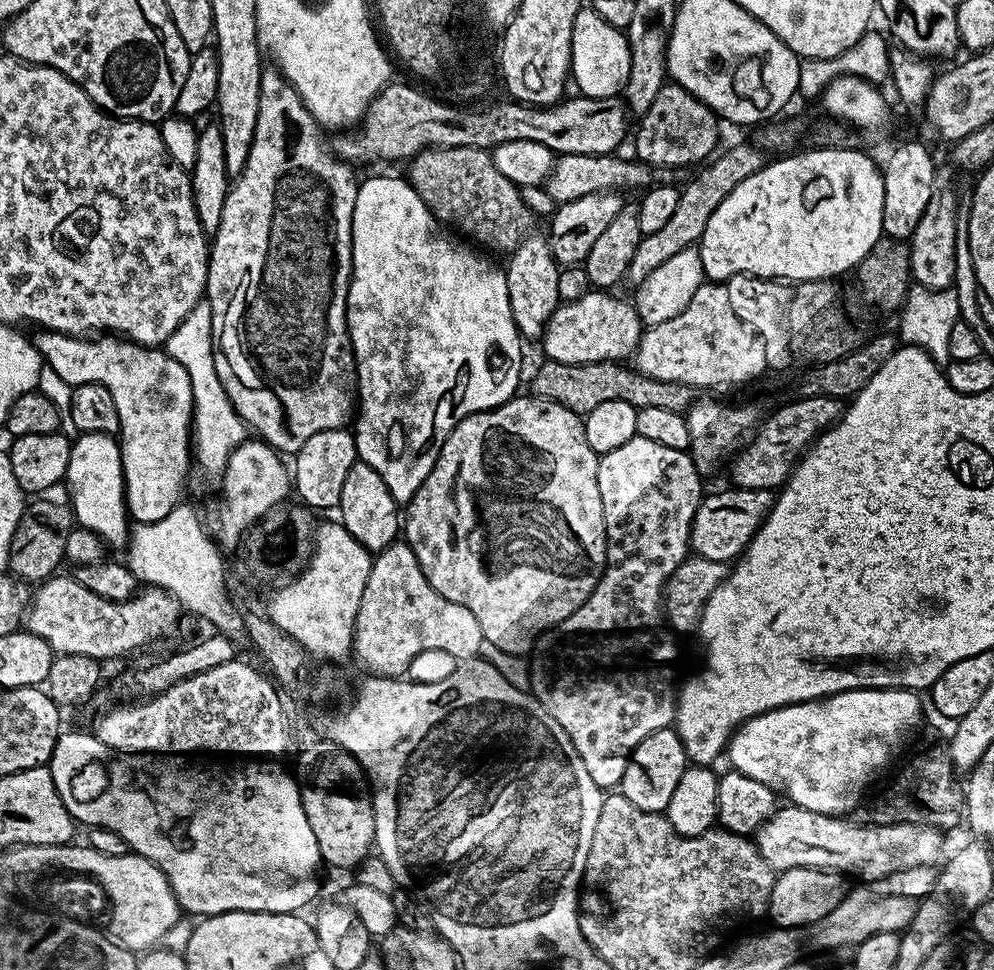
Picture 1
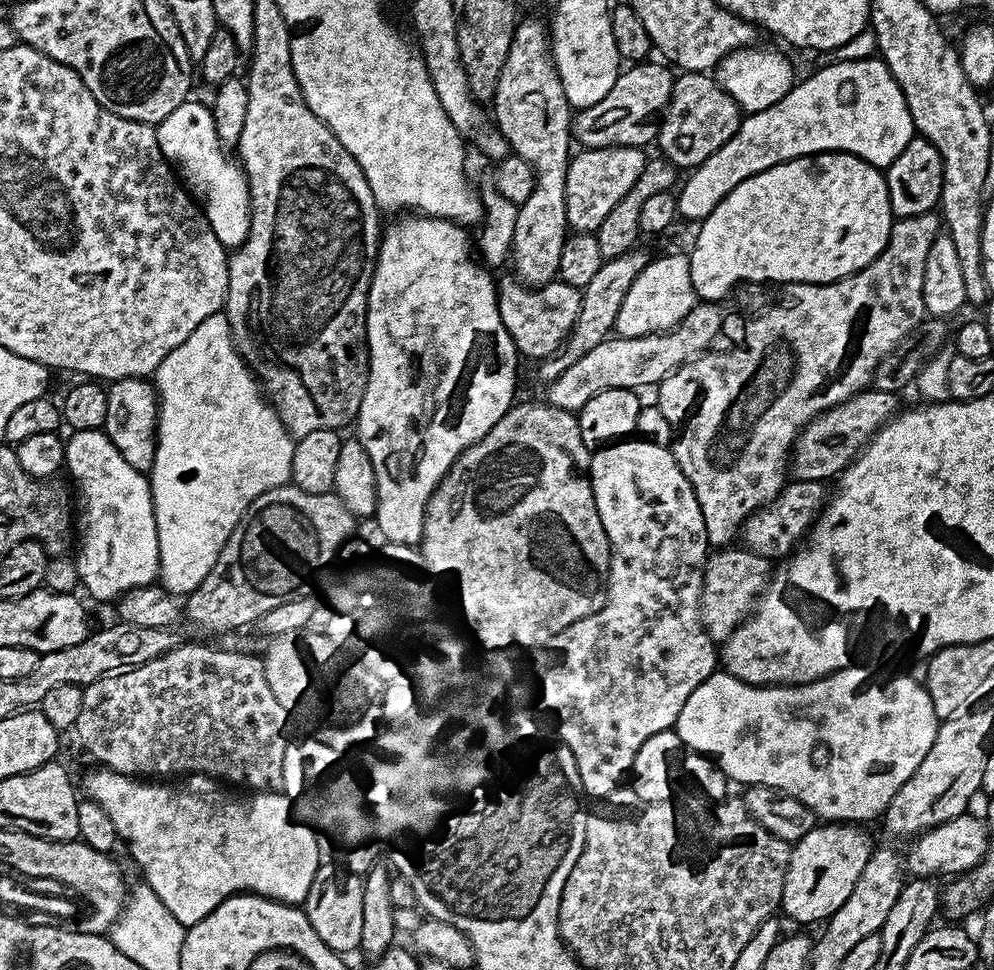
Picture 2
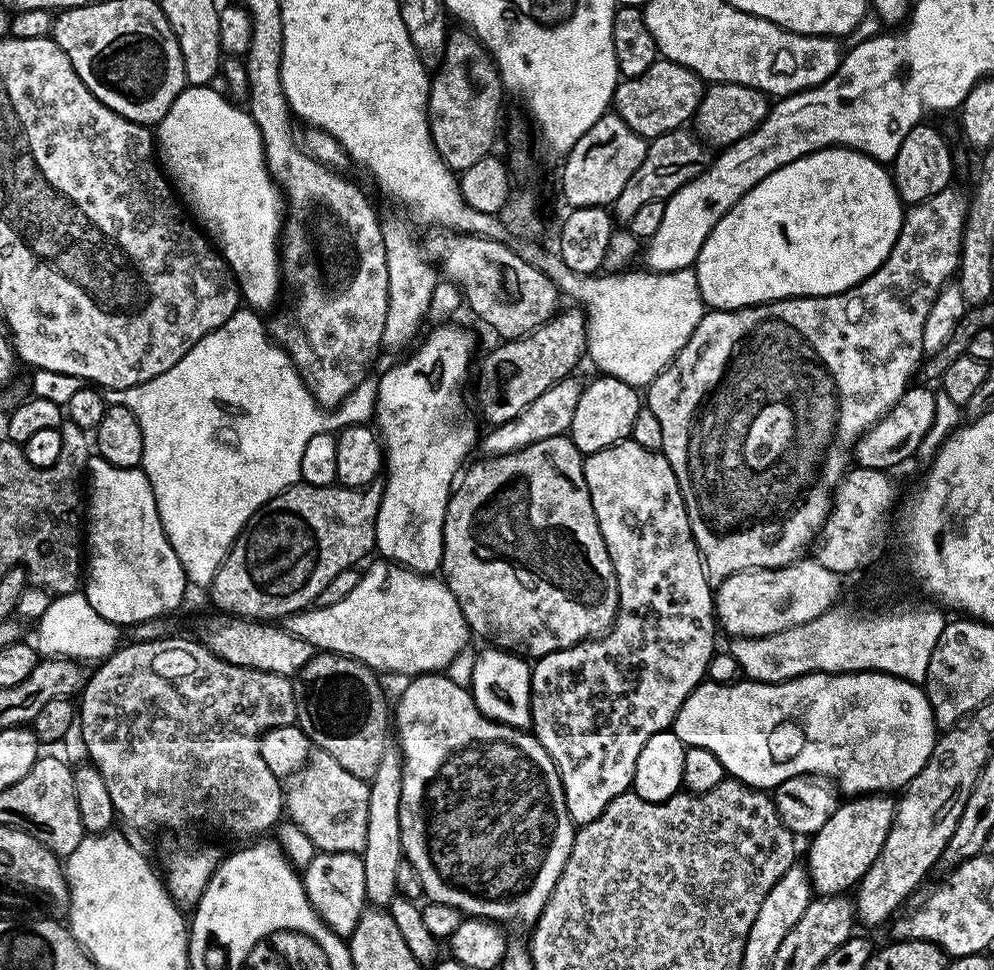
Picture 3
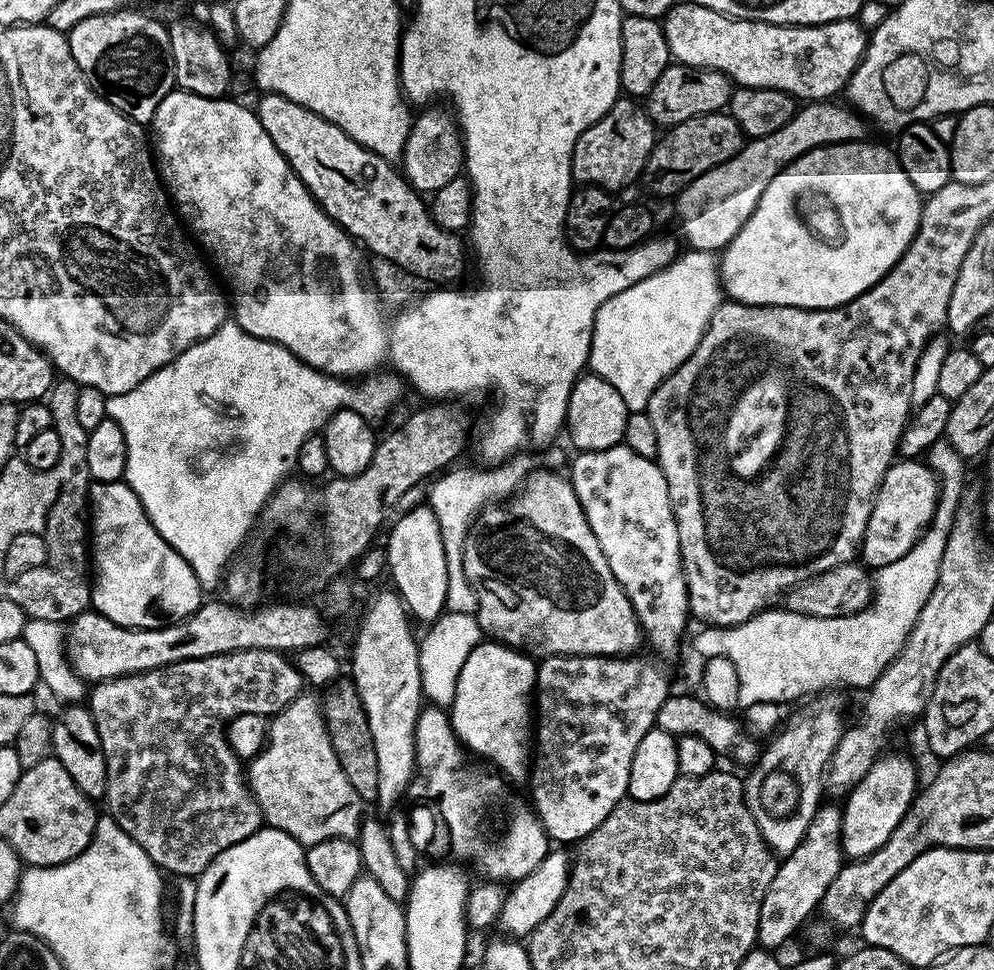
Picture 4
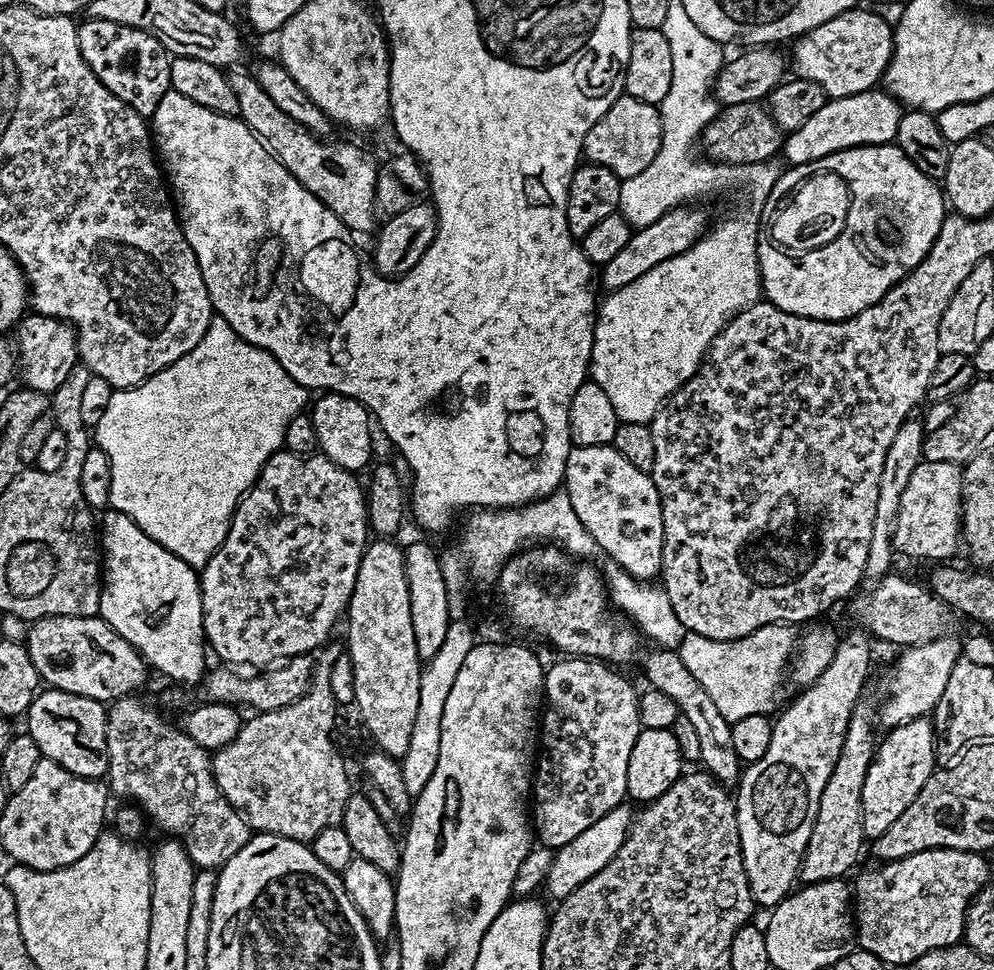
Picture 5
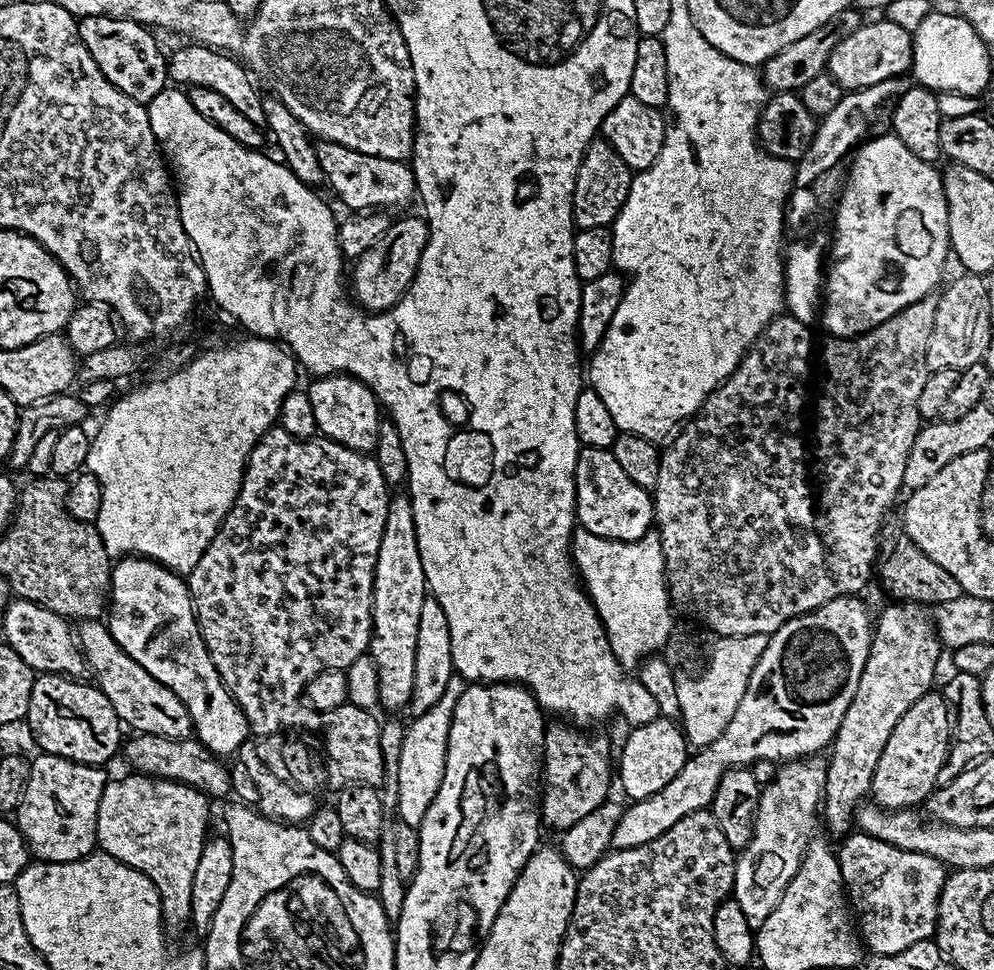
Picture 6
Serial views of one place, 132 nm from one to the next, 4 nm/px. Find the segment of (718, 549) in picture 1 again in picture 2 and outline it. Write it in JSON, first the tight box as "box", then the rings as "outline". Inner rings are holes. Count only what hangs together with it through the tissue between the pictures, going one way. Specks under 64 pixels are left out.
{"box":[742,480,826,562],"outline":[[[792,480],[785,483],[782,491],[777,494],[775,500],[769,500],[763,508],[748,517],[742,525],[742,544],[749,552],[766,558],[769,562],[783,561],[796,551],[798,545],[805,539],[806,523],[815,521],[821,508],[826,503],[825,485],[819,480],[804,482]]]}

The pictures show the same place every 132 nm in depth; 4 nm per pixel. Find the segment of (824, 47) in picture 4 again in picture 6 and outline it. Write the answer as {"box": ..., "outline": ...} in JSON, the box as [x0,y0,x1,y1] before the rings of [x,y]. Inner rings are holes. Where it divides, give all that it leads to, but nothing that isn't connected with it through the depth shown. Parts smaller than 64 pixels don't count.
{"box":[827,18,912,90],"outline":[[[887,18],[861,23],[854,34],[842,38],[830,54],[827,75],[833,76],[845,90],[875,86],[887,79],[903,77],[912,67],[912,33],[902,30]]]}

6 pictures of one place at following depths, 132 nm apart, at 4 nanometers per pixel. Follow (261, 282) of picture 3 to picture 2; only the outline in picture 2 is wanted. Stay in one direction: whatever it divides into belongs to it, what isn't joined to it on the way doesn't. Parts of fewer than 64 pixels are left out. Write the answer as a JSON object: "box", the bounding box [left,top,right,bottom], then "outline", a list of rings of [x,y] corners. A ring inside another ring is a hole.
{"box":[155,98,252,250],"outline":[[[189,98],[184,101],[182,106],[178,106],[178,110],[174,110],[174,114],[166,114],[166,118],[160,124],[155,125],[156,137],[158,138],[158,146],[162,150],[162,154],[167,158],[168,163],[173,165],[175,171],[178,173],[179,179],[182,181],[185,188],[189,193],[202,205],[204,210],[204,217],[210,222],[210,226],[214,230],[214,234],[218,238],[218,242],[222,242],[224,247],[229,250],[235,250],[243,244],[246,237],[248,237],[248,231],[250,230],[250,214],[252,213],[252,200],[248,196],[248,180],[244,176],[244,170],[240,167],[239,163],[235,159],[232,160],[229,153],[220,144],[218,134],[214,130],[214,118],[212,117],[211,107],[207,103],[199,104],[195,98]]]}

